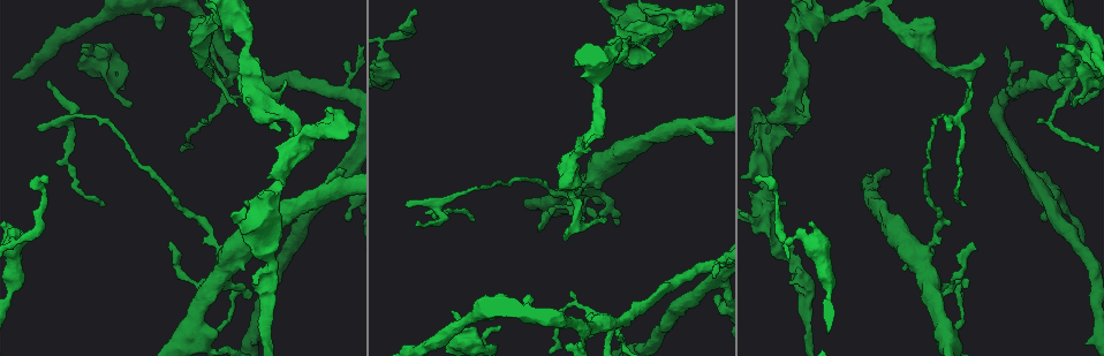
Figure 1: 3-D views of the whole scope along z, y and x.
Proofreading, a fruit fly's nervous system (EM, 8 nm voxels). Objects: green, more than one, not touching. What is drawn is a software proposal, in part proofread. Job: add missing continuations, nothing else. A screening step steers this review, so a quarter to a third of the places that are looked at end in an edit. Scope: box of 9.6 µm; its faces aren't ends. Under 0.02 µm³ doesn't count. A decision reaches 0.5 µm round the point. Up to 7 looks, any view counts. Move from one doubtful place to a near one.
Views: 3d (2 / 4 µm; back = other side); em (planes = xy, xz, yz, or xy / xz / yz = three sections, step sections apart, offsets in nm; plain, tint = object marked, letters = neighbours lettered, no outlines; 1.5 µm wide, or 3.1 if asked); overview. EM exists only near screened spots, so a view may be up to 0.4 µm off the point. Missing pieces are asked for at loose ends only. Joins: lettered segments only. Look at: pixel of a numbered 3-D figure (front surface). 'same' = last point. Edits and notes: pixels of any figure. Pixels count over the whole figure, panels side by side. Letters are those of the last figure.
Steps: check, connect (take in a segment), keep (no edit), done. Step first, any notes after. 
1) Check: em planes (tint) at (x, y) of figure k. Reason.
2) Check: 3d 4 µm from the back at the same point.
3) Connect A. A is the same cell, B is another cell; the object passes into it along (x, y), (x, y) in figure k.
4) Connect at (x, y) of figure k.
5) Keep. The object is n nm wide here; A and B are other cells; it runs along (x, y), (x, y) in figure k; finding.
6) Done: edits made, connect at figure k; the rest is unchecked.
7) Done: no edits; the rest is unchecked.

Check: 3d 4 µm at (451, 311) of figure 1. An open end.

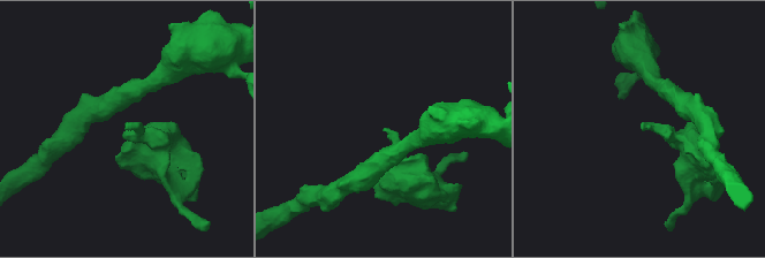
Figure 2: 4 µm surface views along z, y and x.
Check: em xz step 4 (letters) at (641, 126) of figure 2. Shape alone is not enough.

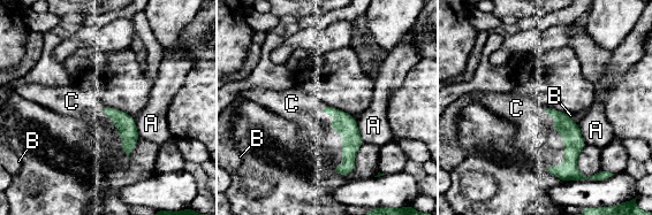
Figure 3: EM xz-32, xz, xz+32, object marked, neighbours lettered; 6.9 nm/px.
Connect C. C is the same cell, A and B are other cells; the neuron continues.

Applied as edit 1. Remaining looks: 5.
Check: overview. See it whole again.

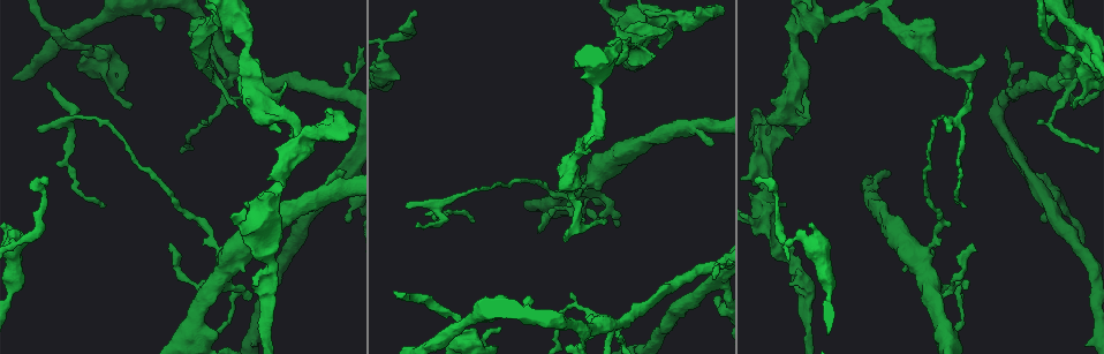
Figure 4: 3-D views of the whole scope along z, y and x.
Check: 3d 2 µm at (563, 239) of figure 4.

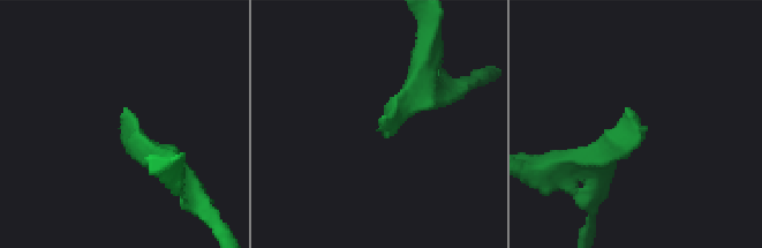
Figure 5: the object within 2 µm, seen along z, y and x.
Check: em planes (letters) at (126, 107) of figure 5. Shape alone is not enough.

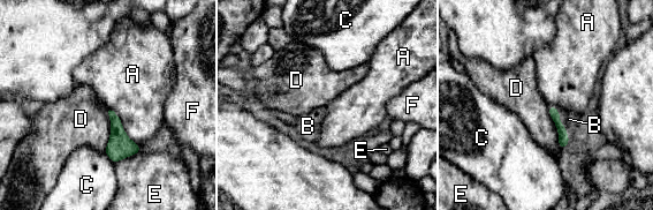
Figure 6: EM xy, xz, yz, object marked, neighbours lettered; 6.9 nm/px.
Connect B. B is the same cell, A, C, D, E and F are other cells; the object passes into it along (563, 140), (560, 121), (569, 119) in figure 6; it goes on there.

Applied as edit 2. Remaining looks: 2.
Done: edits made, connect at figure 3, connect at figure 6; the rest is unchecked.

